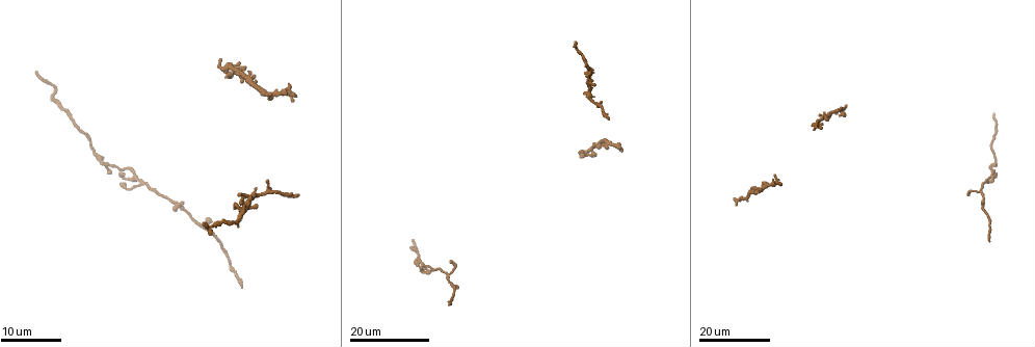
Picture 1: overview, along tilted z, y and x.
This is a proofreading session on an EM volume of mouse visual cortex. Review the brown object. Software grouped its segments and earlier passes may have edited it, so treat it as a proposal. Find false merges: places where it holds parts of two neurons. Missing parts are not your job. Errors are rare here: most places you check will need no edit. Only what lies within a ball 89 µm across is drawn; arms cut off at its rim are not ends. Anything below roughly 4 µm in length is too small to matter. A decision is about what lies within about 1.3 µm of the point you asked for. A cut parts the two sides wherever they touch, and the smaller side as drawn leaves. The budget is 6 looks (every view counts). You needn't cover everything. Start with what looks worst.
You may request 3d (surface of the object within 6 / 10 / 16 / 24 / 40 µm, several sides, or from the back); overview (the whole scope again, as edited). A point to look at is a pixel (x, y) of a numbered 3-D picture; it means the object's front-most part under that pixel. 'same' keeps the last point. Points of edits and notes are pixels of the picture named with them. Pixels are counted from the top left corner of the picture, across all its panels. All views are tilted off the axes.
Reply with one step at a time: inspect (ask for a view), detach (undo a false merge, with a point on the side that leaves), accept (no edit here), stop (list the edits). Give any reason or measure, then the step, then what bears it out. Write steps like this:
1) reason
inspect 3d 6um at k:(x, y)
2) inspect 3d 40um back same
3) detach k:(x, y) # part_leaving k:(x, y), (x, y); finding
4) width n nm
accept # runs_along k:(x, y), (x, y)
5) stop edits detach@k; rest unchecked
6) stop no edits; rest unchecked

three-way junction
inspect 3d 16um at 1:(142, 180)

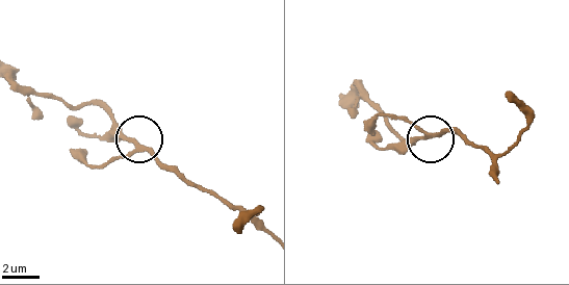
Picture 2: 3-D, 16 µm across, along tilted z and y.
inspect 3d 10um at 2:(135, 147)

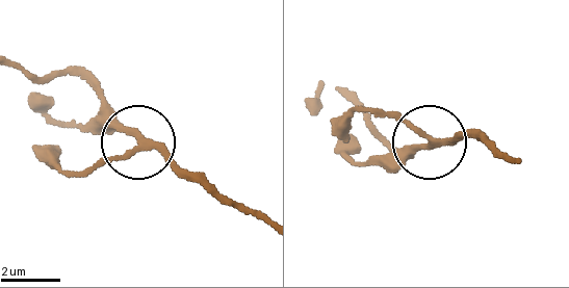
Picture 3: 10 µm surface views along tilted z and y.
side_arm 5 um; arms 3
accept # all the same neuron

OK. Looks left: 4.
a fork
inspect 3d 16um at 1:(446, 277)

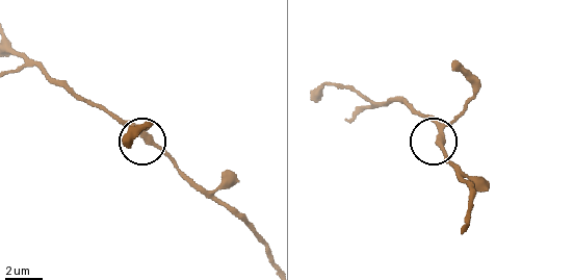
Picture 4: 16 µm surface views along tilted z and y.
inspect 3d 10um at 4:(440, 135)

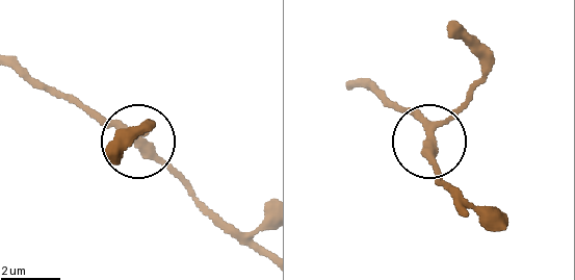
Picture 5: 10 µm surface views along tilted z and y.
side_arm 19 um
accept # all the same neuron

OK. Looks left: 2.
three arms meet
inspect 3d 16um at 1:(421, 262)

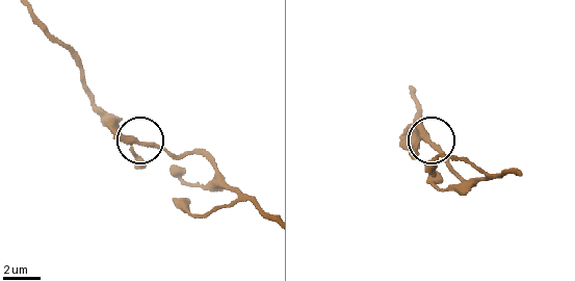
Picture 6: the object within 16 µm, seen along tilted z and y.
inspect 3d 10um at 6:(425, 137)

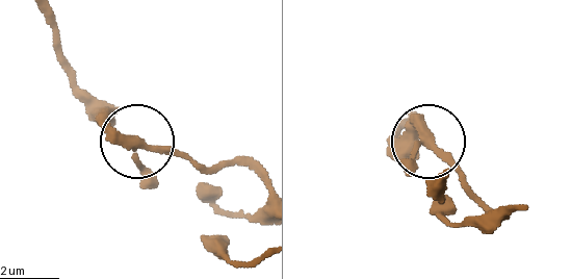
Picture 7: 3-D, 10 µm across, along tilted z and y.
width 250 nm
accept # continuous, no second neuron

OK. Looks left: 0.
stop no edits; rest unchecked

